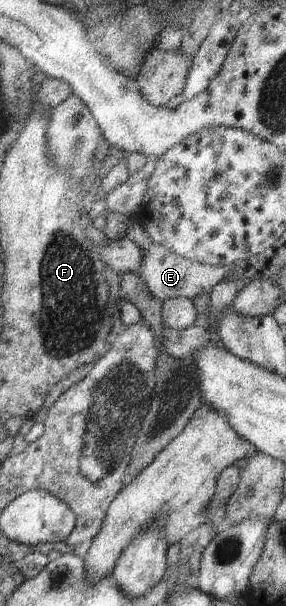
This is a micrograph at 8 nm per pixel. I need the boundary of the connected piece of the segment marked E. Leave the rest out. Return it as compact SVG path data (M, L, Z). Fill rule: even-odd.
M132 219L132 224L128 224L126 231L128 231L126 238L138 243L140 249L146 253L144 265L139 273L140 277L144 279L144 283L146 283L146 291L150 295L154 295L161 302L170 298L193 300L196 295L200 295L203 291L210 293L218 283L224 281L224 279L228 279L232 269L234 269L235 264L233 263L222 267L202 265L202 263L184 259L184 257L172 253L170 249L166 249L162 245L156 245L138 219Z

